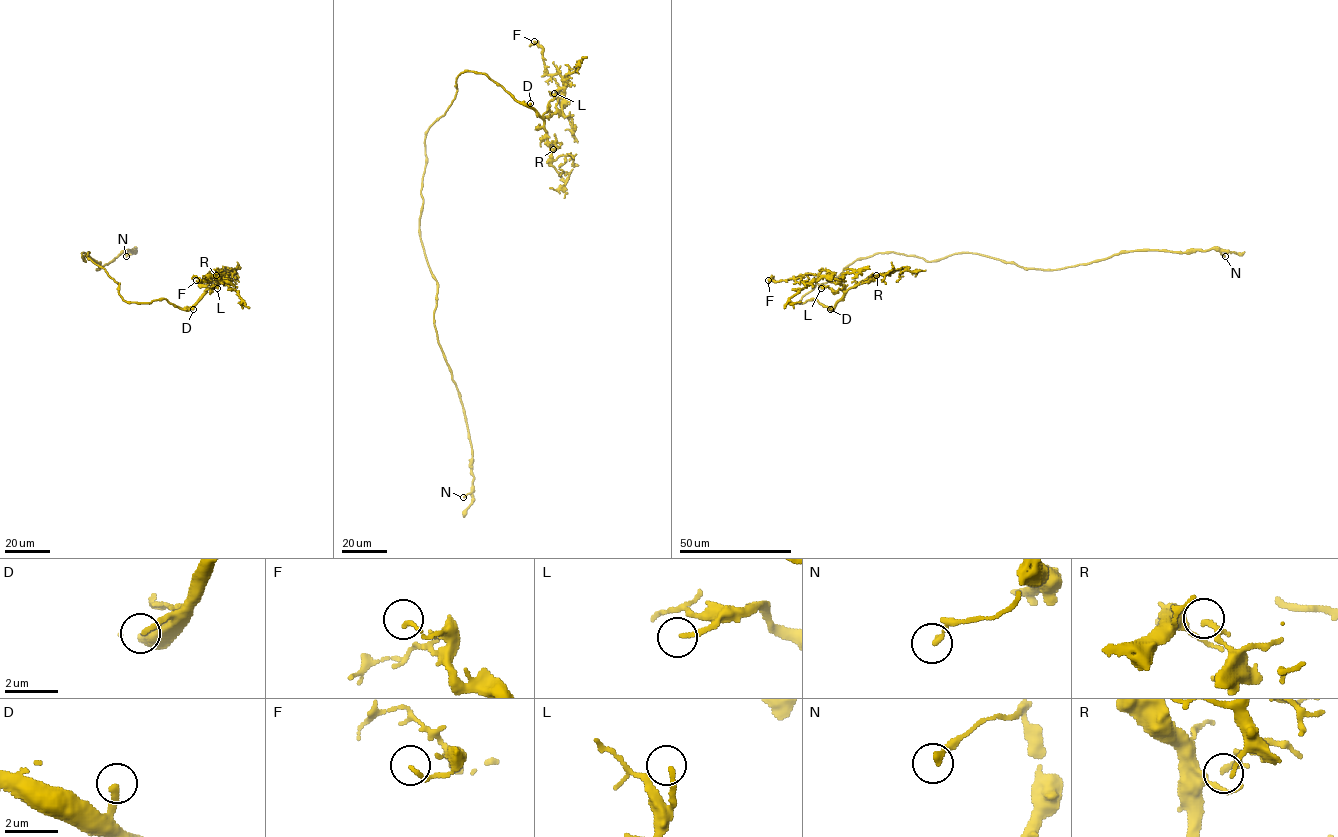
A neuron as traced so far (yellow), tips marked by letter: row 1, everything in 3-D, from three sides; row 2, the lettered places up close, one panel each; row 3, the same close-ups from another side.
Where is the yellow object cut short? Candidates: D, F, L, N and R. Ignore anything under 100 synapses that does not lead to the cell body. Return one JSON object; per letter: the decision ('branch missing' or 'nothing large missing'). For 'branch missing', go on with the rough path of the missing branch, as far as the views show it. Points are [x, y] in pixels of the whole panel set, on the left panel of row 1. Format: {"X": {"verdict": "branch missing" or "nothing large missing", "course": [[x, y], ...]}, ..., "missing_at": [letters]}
{"D": {"verdict": "branch missing", "course": [[193, 309], [197, 309], [191, 314], [167, 319], [171, 327], [180, 328], [185, 326], [184, 319]]}, "F": {"verdict": "nothing large missing"}, "L": {"verdict": "nothing large missing"}, "N": {"verdict": "nothing large missing"}, "R": {"verdict": "nothing large missing"}, "missing_at": ["D"]}

